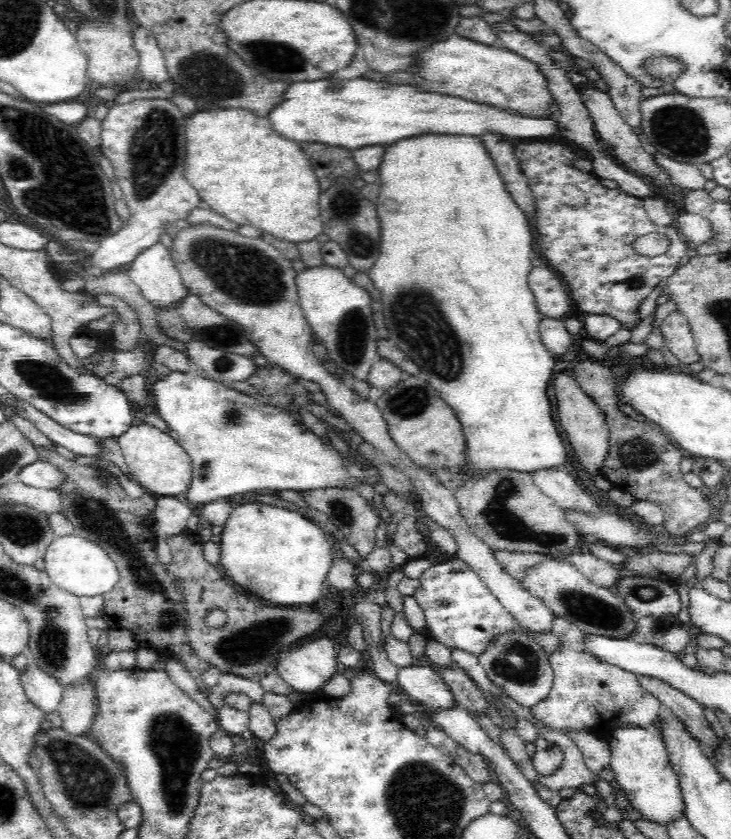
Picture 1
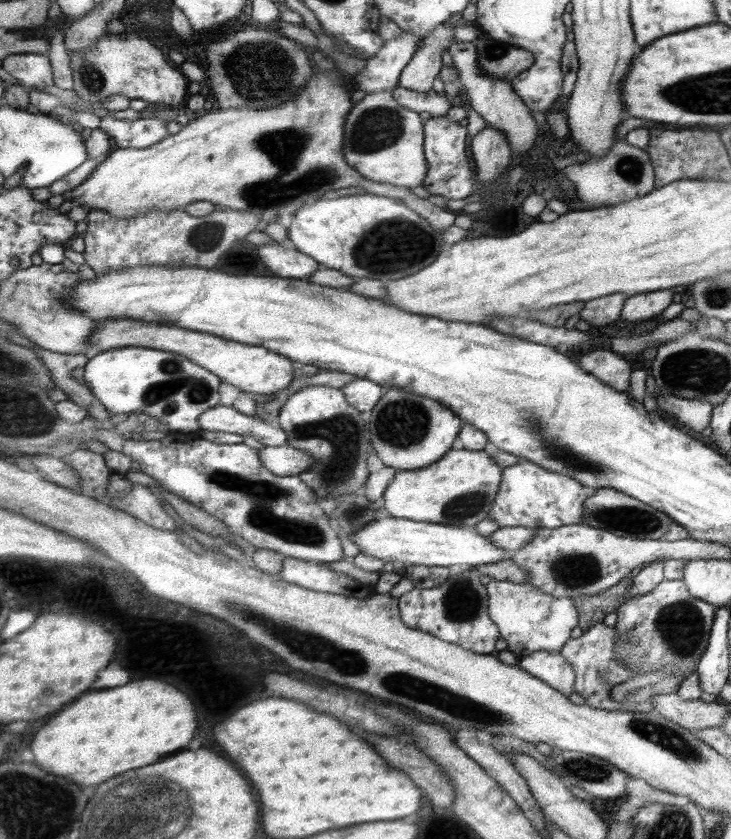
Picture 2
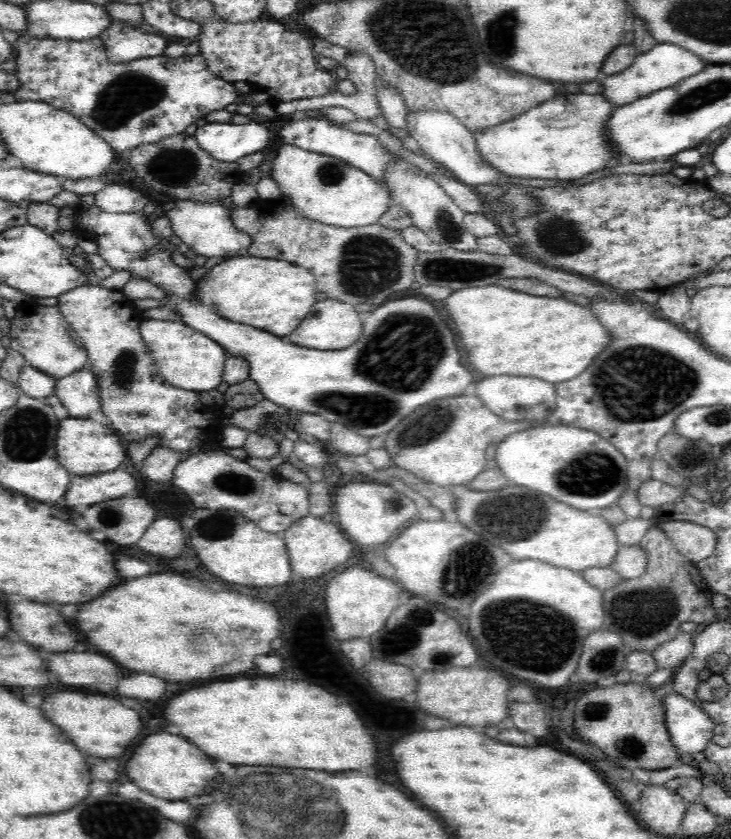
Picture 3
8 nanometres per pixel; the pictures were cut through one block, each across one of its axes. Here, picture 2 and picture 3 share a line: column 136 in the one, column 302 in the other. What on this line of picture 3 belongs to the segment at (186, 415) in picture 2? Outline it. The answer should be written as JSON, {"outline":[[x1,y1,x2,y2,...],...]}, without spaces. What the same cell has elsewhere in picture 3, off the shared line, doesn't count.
{"outline":[[198,282,197,292,194,292,192,298,175,305,175,310,184,324,213,339,227,353,246,359,249,362,249,379,258,385,263,398,278,406,285,406,288,410,297,410,301,414,317,414,331,423,352,429,358,436,368,439,390,432,404,416,414,412,418,406,446,396,460,396,464,390,474,390,474,386,478,386,478,374,474,374,475,369,466,364,466,350,462,350,462,342,459,342,458,333,454,332,451,318,442,310,443,306,434,302,434,298,422,298,422,294,406,294,406,298,394,298,394,302,377,305,374,312,366,314,366,322,363,319,362,338,346,350,306,350,303,346,286,344,266,331,218,318,214,309,202,303,200,286]]}

